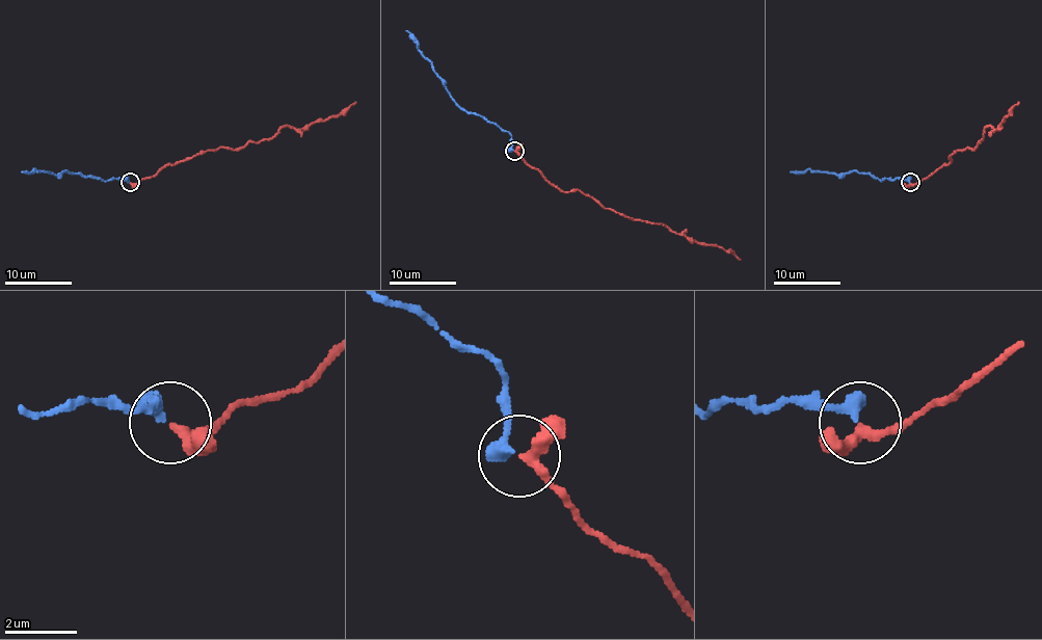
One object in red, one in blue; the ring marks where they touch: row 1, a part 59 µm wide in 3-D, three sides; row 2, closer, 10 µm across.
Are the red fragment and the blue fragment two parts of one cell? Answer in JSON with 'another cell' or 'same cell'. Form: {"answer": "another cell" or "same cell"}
{"answer": "same cell"}

